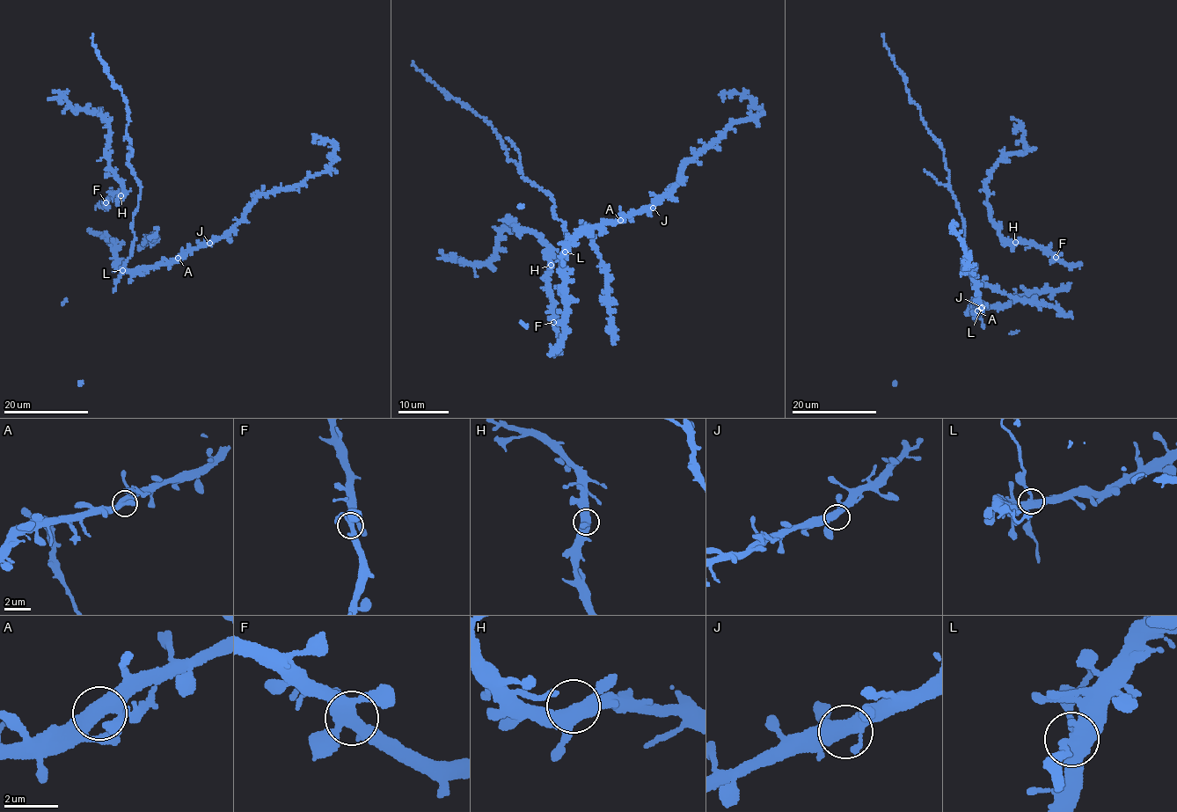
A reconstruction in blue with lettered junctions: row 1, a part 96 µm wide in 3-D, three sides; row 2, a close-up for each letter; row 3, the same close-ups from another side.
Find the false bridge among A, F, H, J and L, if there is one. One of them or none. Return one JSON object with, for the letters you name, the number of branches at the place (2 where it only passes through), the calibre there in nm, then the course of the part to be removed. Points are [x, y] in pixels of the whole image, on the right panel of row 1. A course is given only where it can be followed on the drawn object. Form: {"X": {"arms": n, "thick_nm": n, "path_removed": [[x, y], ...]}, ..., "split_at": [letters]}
{"L": {"arms": 4, "thick_nm": 480, "path_removed": [[981, 309], [942, 146], [909, 98], [906, 76], [882, 33]]}, "split_at": ["L"]}

